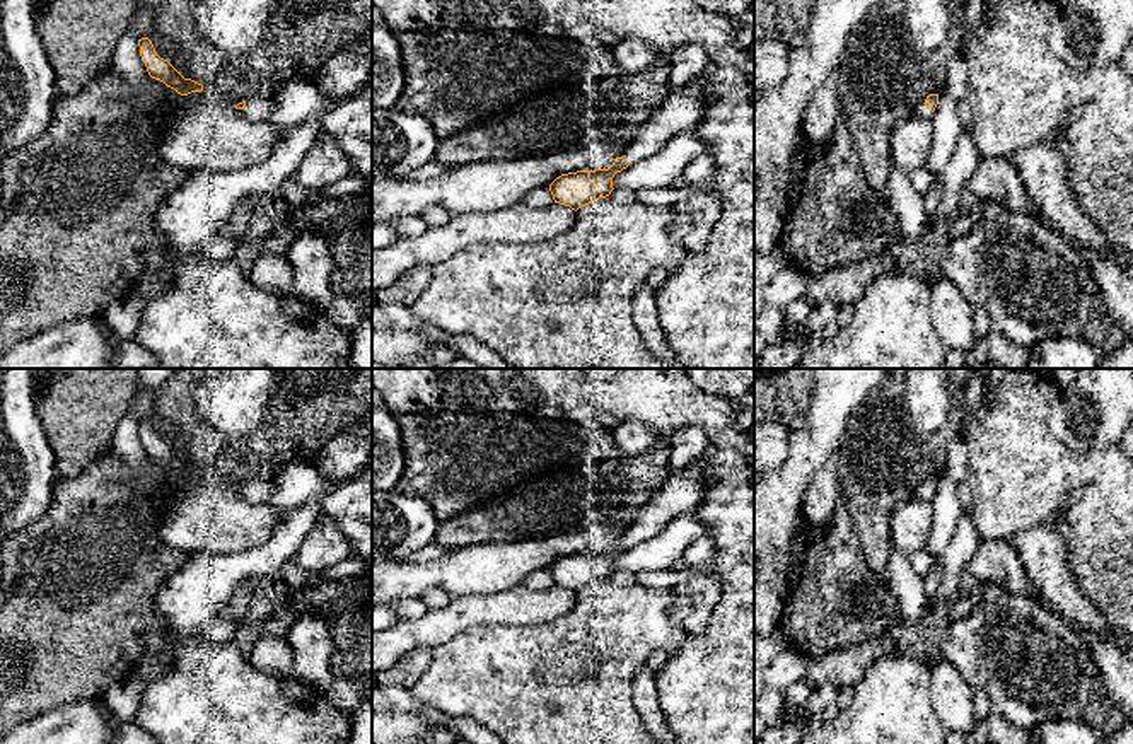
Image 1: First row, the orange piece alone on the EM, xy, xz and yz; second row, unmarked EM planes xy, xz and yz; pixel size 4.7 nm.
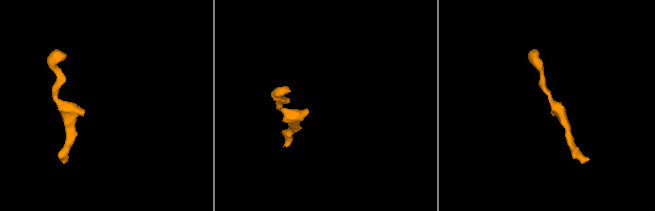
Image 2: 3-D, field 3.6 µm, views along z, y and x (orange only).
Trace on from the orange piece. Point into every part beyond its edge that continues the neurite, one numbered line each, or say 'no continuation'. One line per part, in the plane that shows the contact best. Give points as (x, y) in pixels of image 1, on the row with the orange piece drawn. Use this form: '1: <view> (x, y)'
1: yz (920, 111)

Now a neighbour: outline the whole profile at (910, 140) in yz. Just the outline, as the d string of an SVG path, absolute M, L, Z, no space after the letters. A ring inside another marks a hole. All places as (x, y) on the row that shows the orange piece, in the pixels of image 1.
M911 116L894 126L889 137L892 164L906 174L927 167L933 142L932 119Z

